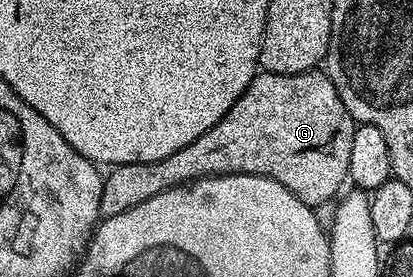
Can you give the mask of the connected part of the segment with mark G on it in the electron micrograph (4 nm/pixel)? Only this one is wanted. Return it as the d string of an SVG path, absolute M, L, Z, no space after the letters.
M315 69L295 75L277 75L271 71L259 70L248 89L236 101L236 105L232 105L232 109L228 109L226 116L216 121L216 125L212 125L208 133L196 137L192 145L176 149L176 153L172 153L172 157L164 157L164 161L140 161L111 166L102 181L100 216L111 219L120 213L128 213L128 209L144 205L144 201L156 197L156 193L182 187L195 179L210 179L214 175L268 177L272 181L283 183L308 206L321 208L321 203L328 202L330 198L333 200L343 190L341 187L347 186L350 178L348 157L352 154L355 126L354 118L350 116L348 109L344 109L344 101L340 101L340 93L336 93L336 85L332 85L325 70Z

